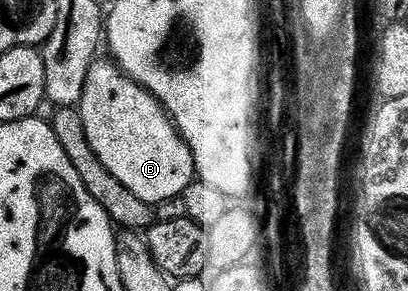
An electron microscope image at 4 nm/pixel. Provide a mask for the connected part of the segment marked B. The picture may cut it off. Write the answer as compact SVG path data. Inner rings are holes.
M90 83L83 87L83 99L79 106L79 116L87 143L91 151L107 167L107 171L125 188L126 194L143 199L154 207L180 198L188 185L195 180L193 156L189 150L189 144L181 138L177 132L177 126L173 124L168 113L148 95L141 97L113 97L109 89L96 89L96 84Z

